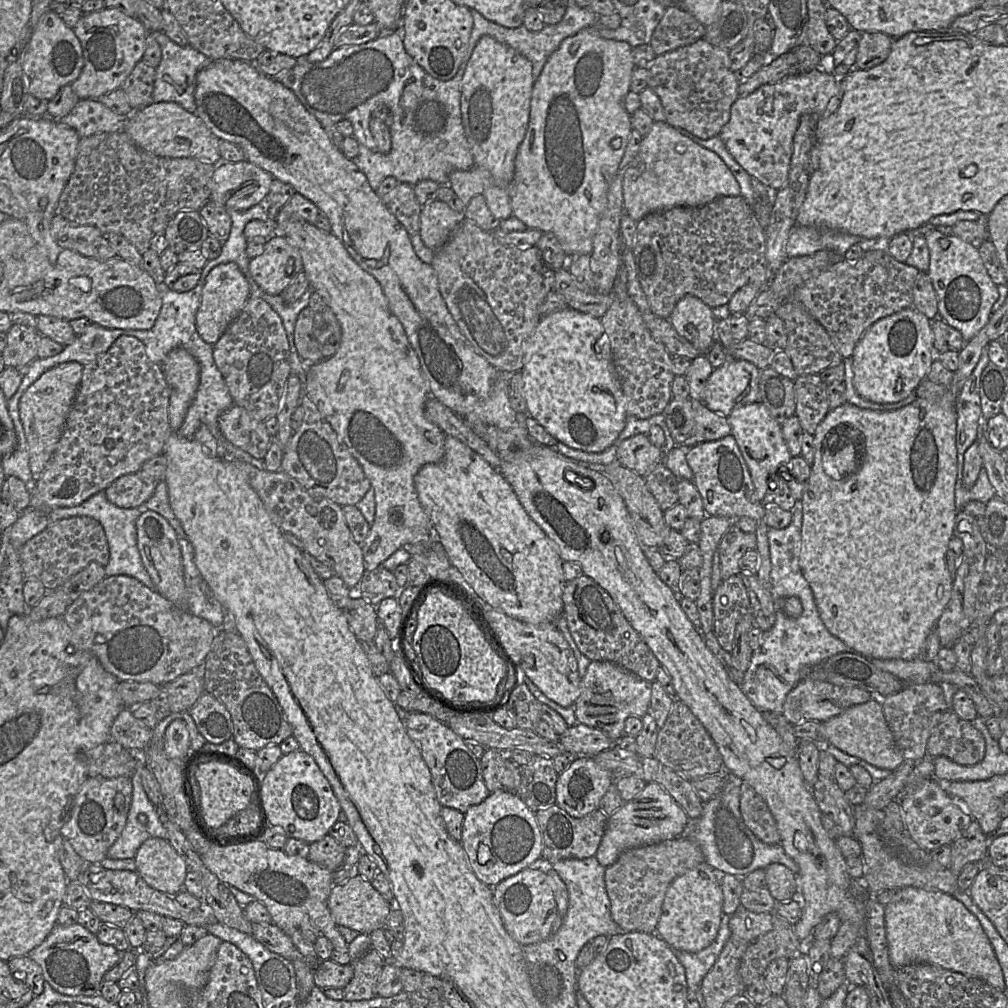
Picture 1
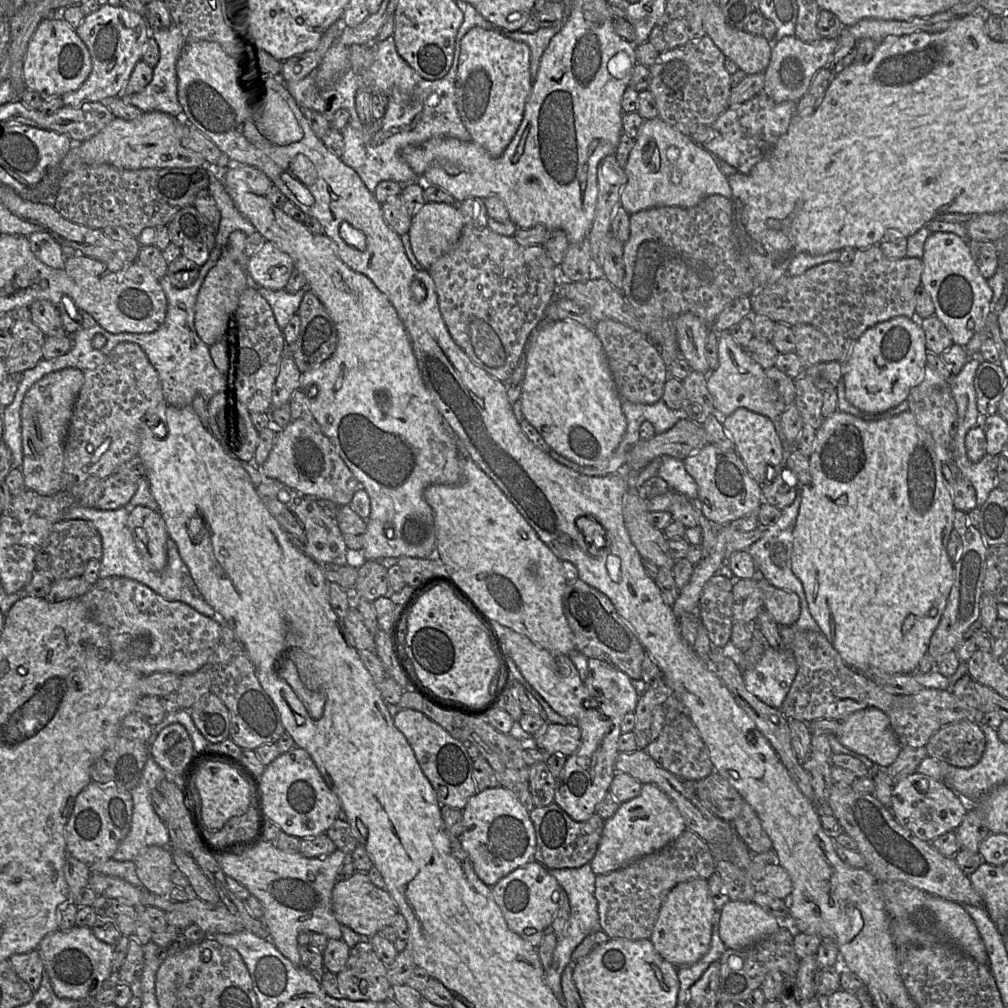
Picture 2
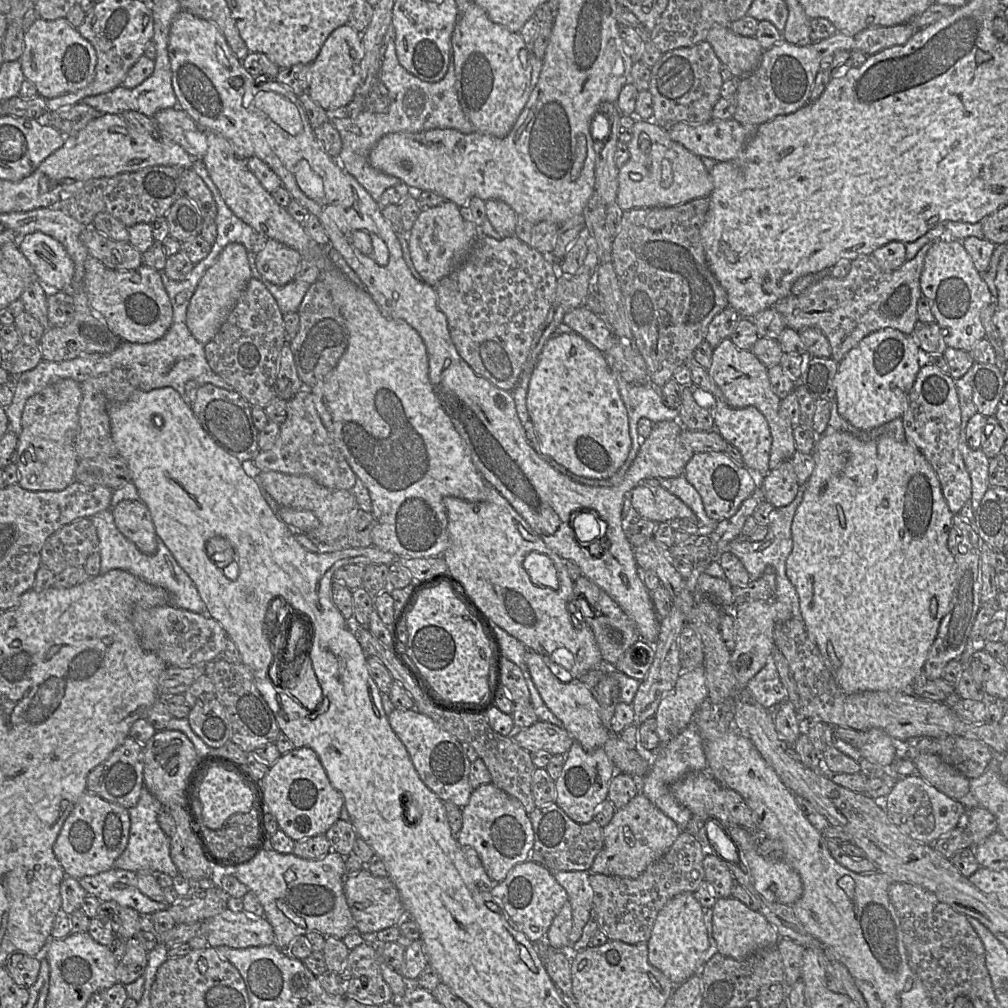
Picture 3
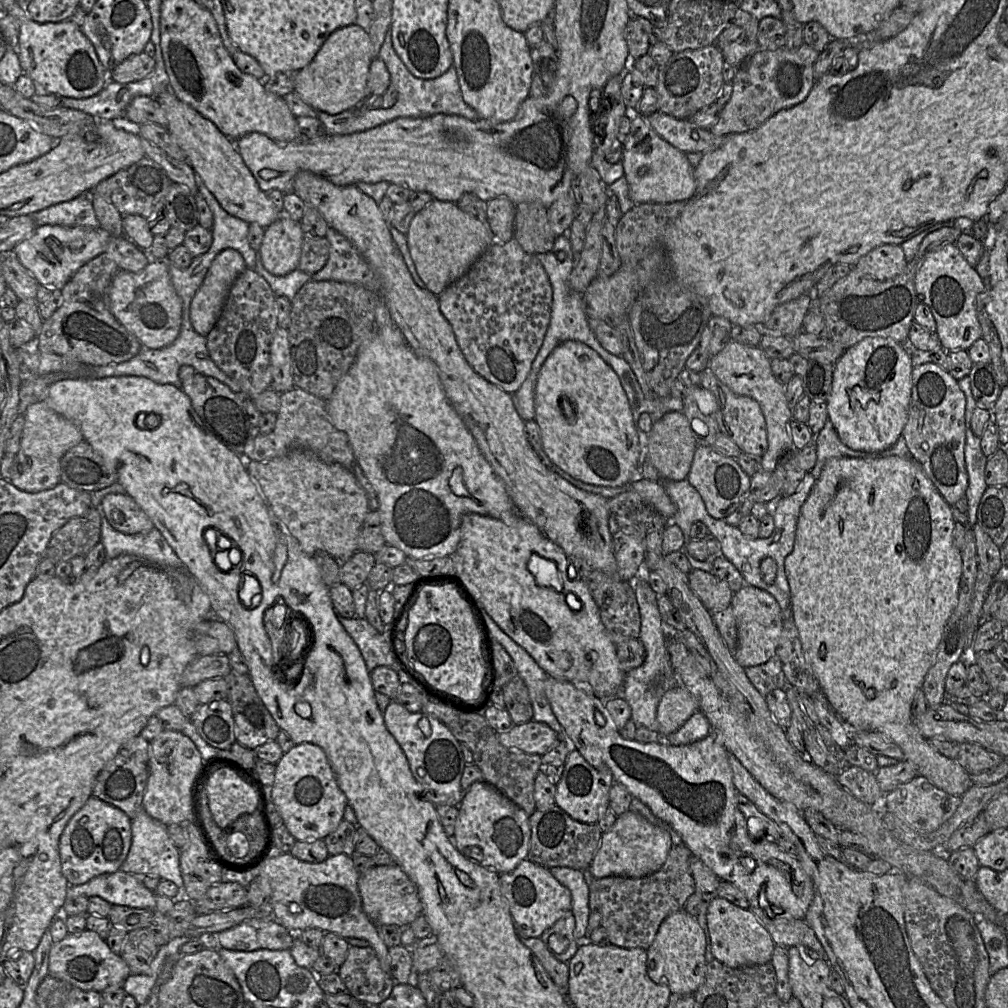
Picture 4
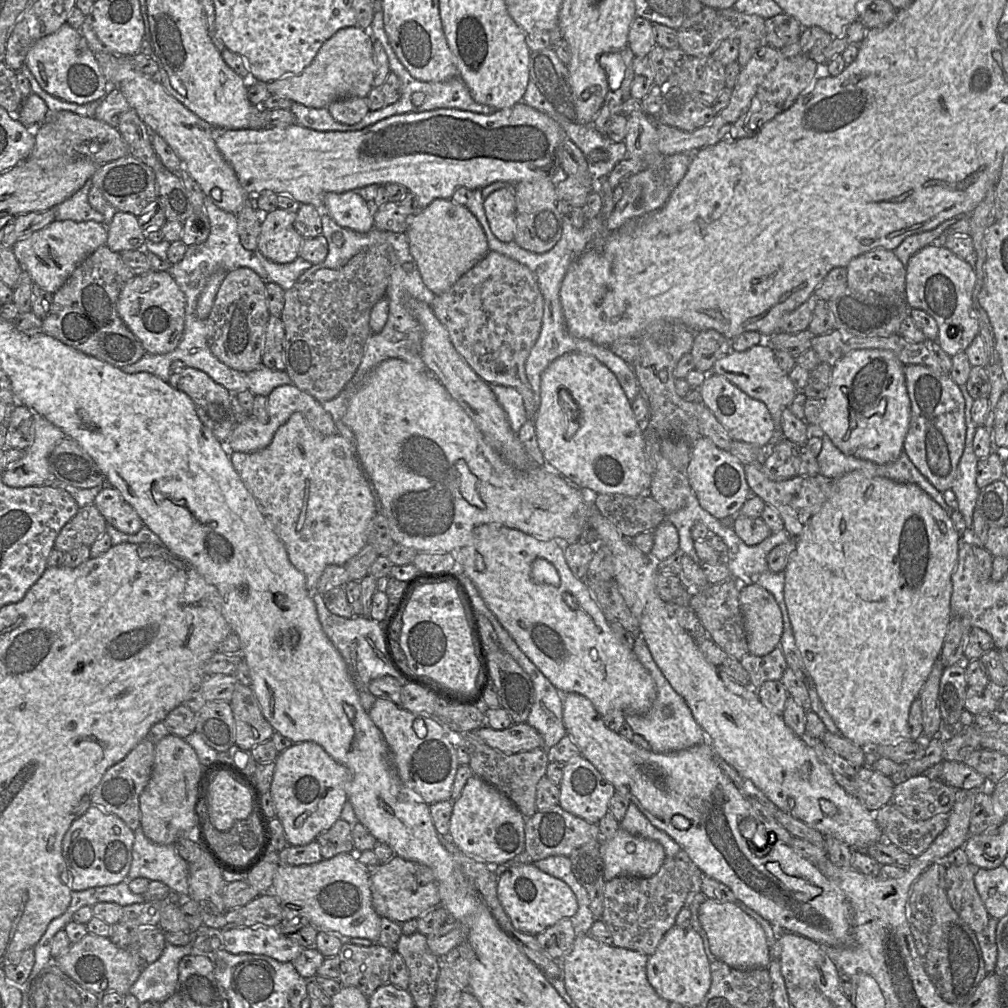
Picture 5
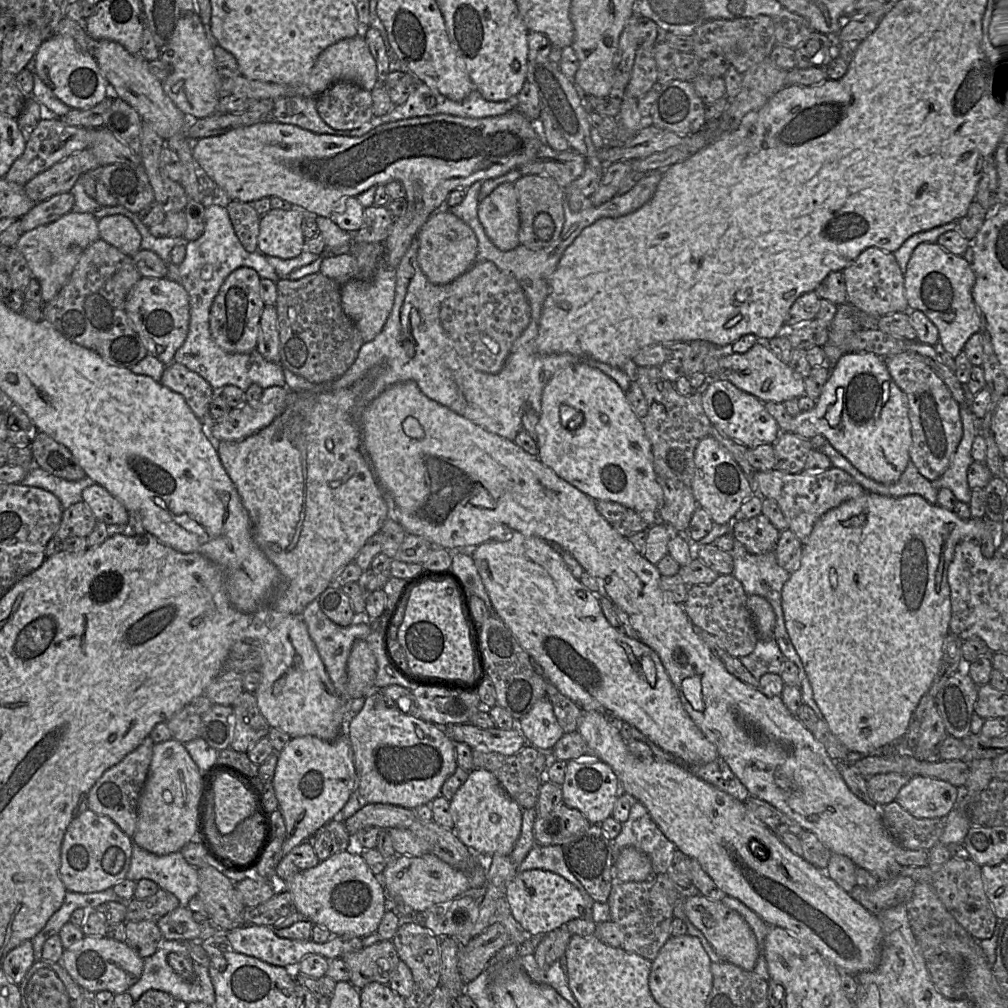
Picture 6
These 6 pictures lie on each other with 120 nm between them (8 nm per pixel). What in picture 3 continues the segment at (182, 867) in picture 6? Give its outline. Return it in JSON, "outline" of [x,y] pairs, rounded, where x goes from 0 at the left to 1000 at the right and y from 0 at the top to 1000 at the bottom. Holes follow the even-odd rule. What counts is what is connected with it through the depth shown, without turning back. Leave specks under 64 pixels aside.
{"outline":[[[143,780],[135,800],[127,803],[130,815],[127,838],[114,854],[113,860],[133,865],[164,866],[171,871],[177,870],[178,864],[169,848],[169,830],[163,826],[157,816],[157,809],[161,802],[162,799]]]}

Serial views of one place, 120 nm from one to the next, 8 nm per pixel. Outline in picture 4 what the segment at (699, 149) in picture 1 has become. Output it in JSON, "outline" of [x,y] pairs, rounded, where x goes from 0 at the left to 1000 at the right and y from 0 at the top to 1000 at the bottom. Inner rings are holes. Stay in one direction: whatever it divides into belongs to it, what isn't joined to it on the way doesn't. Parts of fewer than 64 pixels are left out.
{"outline":[[[631,109],[620,113],[625,119],[625,131],[618,144],[617,162],[624,195],[630,203],[640,201],[662,202],[683,199],[690,188],[688,166],[680,152],[653,134]]]}

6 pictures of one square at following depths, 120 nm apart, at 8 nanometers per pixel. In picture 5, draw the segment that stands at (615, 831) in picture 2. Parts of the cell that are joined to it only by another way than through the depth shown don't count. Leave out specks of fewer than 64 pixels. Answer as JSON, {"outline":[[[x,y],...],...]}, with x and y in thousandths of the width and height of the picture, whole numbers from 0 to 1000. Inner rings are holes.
{"outline":[[[616,821],[608,830],[597,832],[595,845],[600,874],[614,869],[645,871],[661,852],[654,835],[628,829]]]}

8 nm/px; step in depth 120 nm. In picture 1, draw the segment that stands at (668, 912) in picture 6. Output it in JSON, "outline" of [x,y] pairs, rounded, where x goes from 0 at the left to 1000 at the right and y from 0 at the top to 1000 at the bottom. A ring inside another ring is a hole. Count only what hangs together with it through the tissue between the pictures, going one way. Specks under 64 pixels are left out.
{"outline":[[[677,830],[621,843],[600,864],[608,914],[620,926],[650,926],[665,877],[697,855],[699,851],[694,840]]]}

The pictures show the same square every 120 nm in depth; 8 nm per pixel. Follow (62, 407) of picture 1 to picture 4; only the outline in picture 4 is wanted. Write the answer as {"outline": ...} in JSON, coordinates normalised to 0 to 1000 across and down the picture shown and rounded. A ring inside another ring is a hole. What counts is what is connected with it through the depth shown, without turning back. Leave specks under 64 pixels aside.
{"outline":[[[44,396],[31,400],[24,410],[20,444],[14,454],[9,477],[19,486],[36,489],[60,479],[60,457],[72,442],[83,438],[78,424],[56,410]]]}

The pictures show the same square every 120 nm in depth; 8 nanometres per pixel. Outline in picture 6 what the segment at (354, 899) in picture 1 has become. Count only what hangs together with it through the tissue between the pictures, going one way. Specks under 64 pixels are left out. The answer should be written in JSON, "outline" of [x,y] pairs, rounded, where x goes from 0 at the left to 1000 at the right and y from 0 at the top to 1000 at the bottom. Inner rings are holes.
{"outline":[[[430,846],[420,849],[392,848],[378,868],[384,888],[385,901],[390,902],[398,910],[407,911],[410,907],[421,906],[431,898],[444,896],[453,890],[460,890],[465,879],[463,869],[447,860]]]}

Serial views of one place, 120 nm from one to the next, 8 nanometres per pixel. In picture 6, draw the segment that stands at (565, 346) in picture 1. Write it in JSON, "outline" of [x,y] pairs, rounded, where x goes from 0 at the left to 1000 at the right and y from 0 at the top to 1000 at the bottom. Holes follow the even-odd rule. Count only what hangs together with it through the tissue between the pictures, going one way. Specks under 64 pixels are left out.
{"outline":[[[572,360],[556,365],[541,382],[537,396],[537,410],[532,423],[534,454],[556,474],[565,479],[588,496],[612,498],[635,508],[645,522],[659,519],[655,506],[659,490],[649,466],[649,454],[639,422],[622,398],[621,390],[613,380],[594,366],[582,360]],[[562,401],[572,407],[577,419],[572,426],[564,427],[557,420],[556,404]]]}

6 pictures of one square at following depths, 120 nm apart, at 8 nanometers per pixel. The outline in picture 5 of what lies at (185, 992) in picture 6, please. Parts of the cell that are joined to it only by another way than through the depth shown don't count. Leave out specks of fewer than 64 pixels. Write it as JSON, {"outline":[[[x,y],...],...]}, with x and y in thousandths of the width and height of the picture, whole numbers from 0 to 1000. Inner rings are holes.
{"outline":[[[188,924],[188,934],[183,938],[165,937],[159,949],[140,962],[128,981],[138,995],[155,993],[161,995],[176,984],[177,957],[184,948],[190,946],[193,924]]]}

